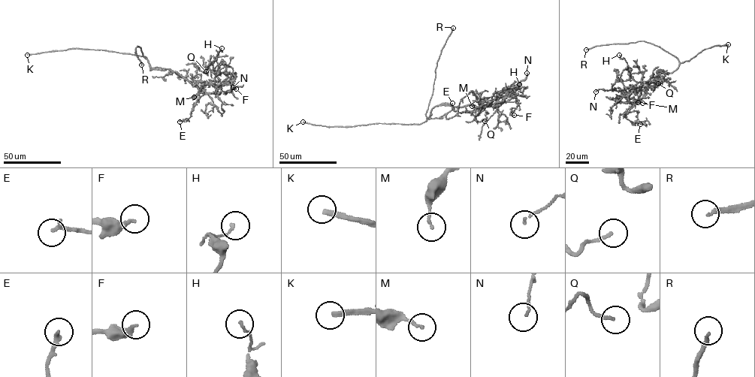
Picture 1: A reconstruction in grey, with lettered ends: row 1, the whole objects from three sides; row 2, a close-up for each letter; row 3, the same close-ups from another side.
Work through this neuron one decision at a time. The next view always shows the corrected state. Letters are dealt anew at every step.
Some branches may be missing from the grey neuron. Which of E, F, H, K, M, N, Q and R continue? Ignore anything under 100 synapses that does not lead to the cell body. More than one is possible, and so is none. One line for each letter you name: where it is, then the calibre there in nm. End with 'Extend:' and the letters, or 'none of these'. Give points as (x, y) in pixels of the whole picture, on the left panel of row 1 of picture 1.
K: (27, 55) | 240 nm
R: (141, 64) | 180 nm
Extend: K, R

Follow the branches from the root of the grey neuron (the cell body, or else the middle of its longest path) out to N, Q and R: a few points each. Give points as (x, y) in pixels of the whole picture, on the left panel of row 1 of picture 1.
N: (160, 70), (170, 69), (177, 72), (193, 85), (217, 95), (219, 92), (217, 85), (233, 83), (233, 87)
Q: (160, 70), (170, 69), (177, 72), (194, 85), (193, 77), (197, 68), (194, 65), (203, 73), (206, 71)
R: (160, 70), (150, 70), (148, 61), (137, 46), (135, 52), (141, 64)

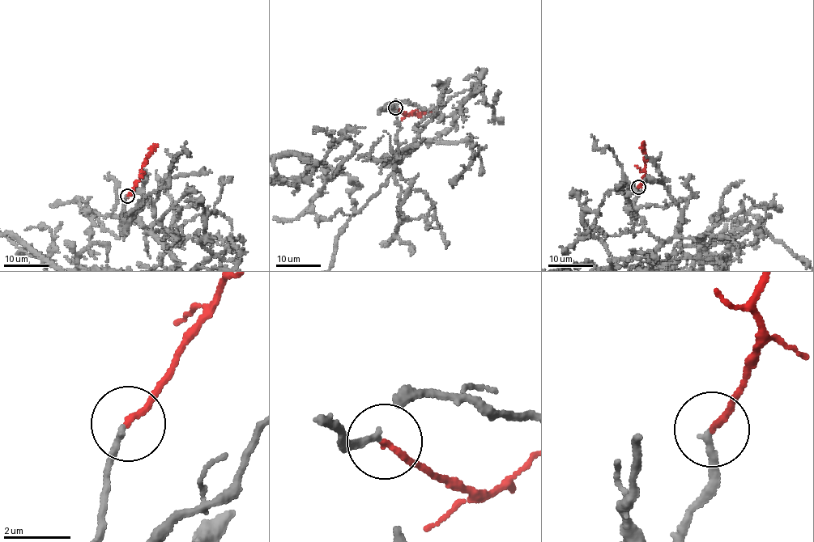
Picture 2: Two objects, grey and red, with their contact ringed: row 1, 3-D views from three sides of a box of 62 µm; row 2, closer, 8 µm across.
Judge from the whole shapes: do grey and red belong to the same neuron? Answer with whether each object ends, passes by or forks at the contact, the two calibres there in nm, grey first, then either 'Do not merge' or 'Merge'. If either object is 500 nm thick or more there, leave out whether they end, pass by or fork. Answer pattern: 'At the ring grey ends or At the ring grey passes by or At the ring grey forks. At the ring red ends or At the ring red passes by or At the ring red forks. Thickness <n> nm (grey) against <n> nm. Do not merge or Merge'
At the ring grey ends. At the ring red ends. Thickness 190 nm (grey) against 180 nm. Merge

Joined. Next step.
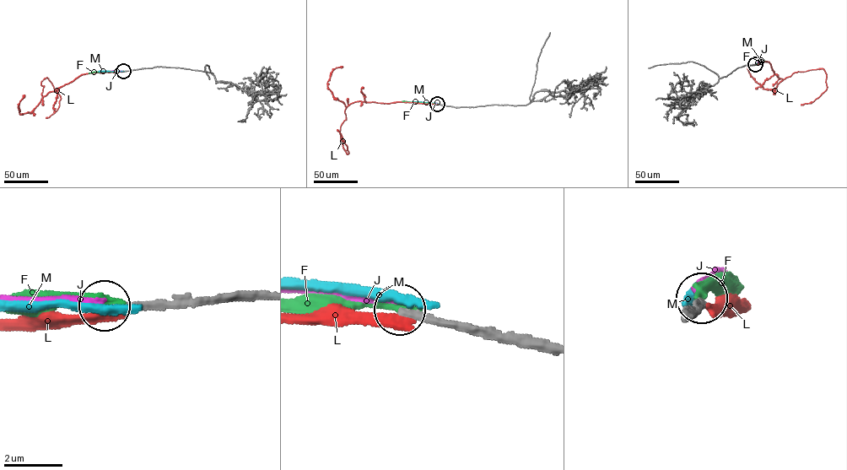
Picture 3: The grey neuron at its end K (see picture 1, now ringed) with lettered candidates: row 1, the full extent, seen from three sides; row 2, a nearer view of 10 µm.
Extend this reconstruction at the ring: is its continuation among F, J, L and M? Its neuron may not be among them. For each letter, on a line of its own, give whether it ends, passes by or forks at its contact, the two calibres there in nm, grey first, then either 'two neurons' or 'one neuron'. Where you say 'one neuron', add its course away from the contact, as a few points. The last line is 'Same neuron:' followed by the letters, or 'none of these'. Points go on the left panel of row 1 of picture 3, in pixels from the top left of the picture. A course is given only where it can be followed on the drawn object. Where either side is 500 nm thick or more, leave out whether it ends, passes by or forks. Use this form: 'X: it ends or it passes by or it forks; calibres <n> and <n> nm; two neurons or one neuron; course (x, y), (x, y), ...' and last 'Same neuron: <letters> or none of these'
F: it ends; calibres 280 and 320 nm; two neurons
J: it ends; calibres 240 and 260 nm; two neurons
L: it ends; calibres 280 and 320 nm; two neurons
M: it ends; calibres 280 and 400 nm; two neurons
Same neuron: none of these

